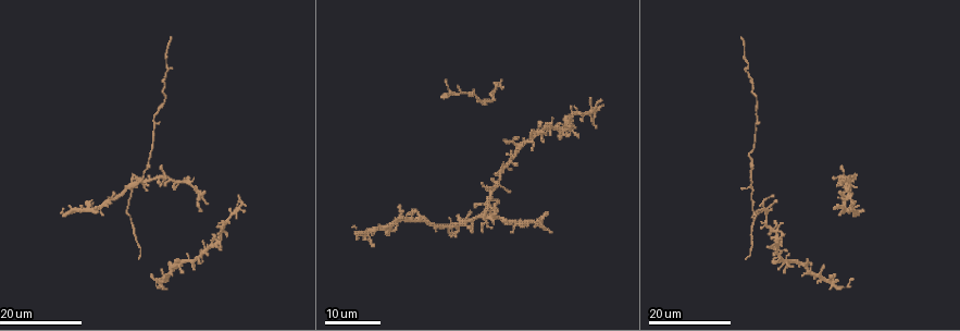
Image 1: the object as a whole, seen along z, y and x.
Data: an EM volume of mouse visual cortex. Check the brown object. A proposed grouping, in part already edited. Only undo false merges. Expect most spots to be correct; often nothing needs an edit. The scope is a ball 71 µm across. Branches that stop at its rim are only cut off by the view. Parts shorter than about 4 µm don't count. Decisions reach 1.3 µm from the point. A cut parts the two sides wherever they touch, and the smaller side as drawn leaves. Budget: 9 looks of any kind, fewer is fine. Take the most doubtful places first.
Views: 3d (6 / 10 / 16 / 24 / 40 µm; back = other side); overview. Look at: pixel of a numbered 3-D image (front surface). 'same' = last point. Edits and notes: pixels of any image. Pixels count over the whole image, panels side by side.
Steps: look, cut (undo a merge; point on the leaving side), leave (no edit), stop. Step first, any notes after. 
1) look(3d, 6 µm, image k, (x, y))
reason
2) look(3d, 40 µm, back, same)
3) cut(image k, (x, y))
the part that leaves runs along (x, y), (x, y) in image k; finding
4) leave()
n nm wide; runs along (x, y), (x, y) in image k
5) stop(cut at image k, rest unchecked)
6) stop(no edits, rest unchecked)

look(3d, 16 µm, image 1, (600, 107))
two arms in line, one across

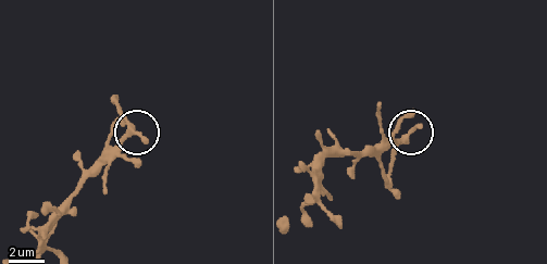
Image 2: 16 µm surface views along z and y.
look(3d, 6 µm, image 2, (401, 137))

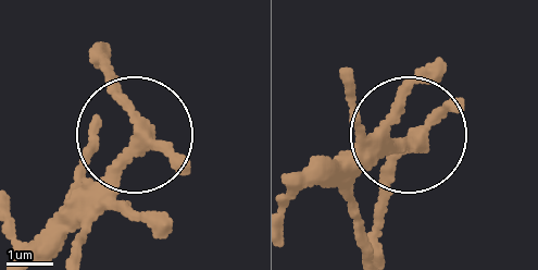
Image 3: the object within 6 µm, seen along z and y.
leave()
3 arms; runs along (22, 252), (135, 135), (108, 69) in image 3; all the same neuron

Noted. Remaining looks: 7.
look(3d, 16 µm, image 1, (175, 267))
side arm on a straight run

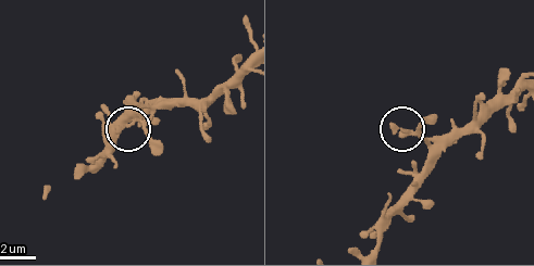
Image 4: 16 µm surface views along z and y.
look(3d, 6 µm, image 4, (411, 132))

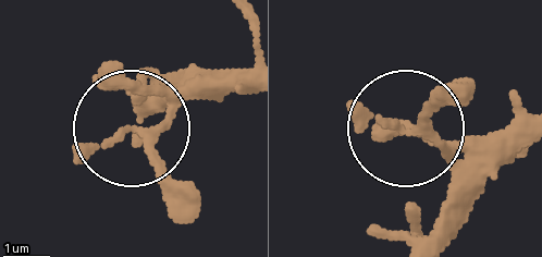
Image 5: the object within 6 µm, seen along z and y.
look(3d, 6 µm, back, image 5, (406, 124))

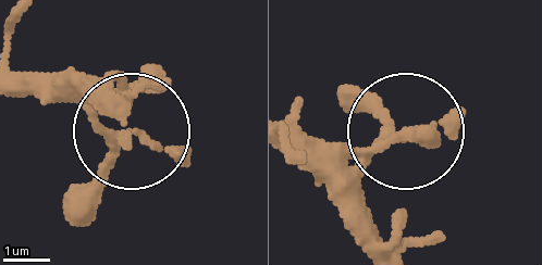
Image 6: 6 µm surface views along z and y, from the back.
leave()
all the same neuron

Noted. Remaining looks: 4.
look(3d, 16 µm, image 1, (166, 67))
side arm on a straight run

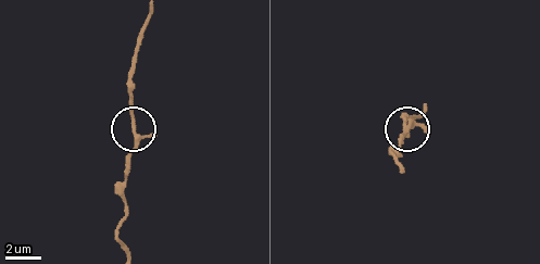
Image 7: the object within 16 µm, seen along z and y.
look(3d, 10 µm, image 7, (134, 130))

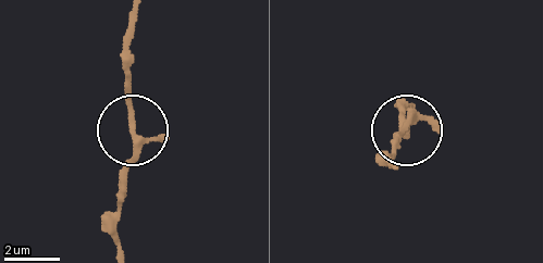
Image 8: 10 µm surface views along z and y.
leave()
3 arms; runs along (121, 246), (114, 217), (121, 175), (135, 148), (128, 51) in image 8; all the same neuron

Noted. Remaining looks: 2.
stop(no edits, rest unchecked)

